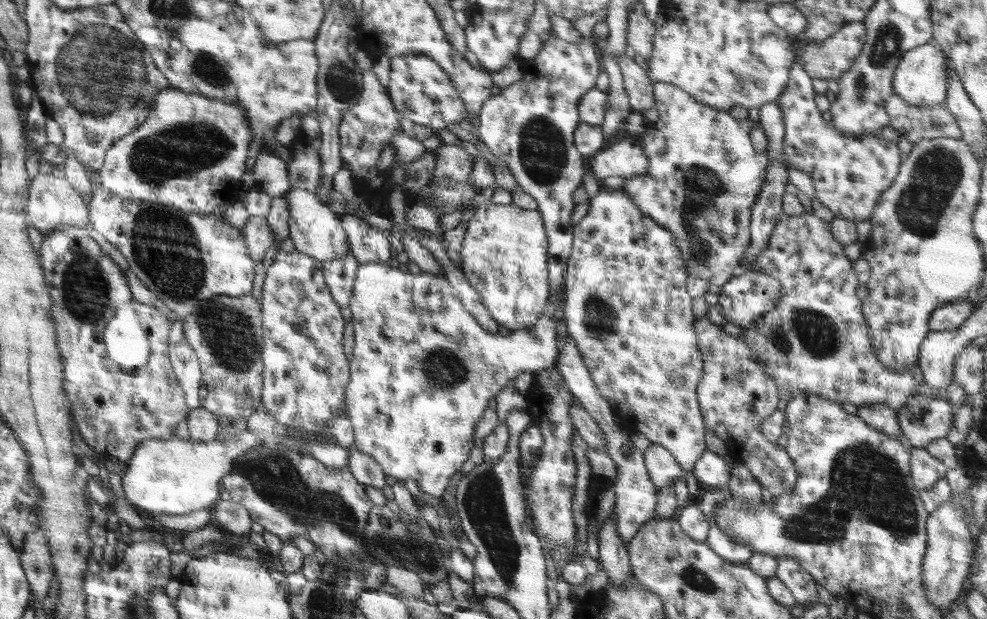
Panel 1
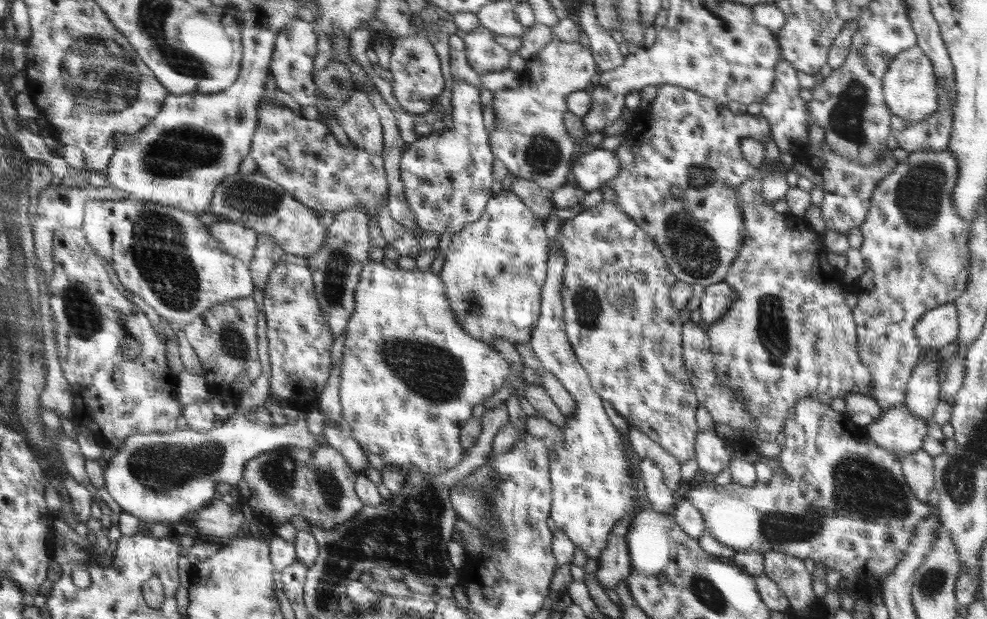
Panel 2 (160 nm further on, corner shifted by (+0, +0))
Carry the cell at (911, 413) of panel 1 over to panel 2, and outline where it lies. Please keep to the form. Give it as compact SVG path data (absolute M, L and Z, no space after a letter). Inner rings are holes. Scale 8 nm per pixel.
M903 401L903 404L893 406L876 422L865 427L865 430L874 444L903 456L922 448L927 424L908 412Z

